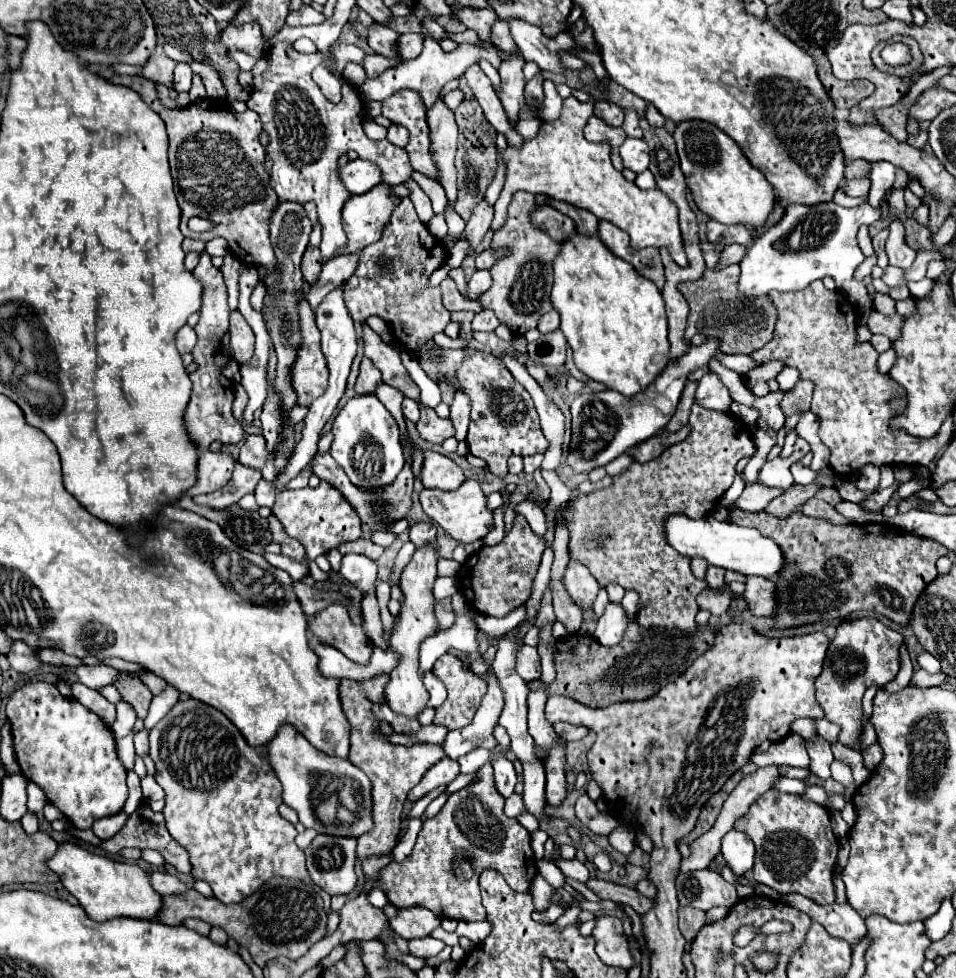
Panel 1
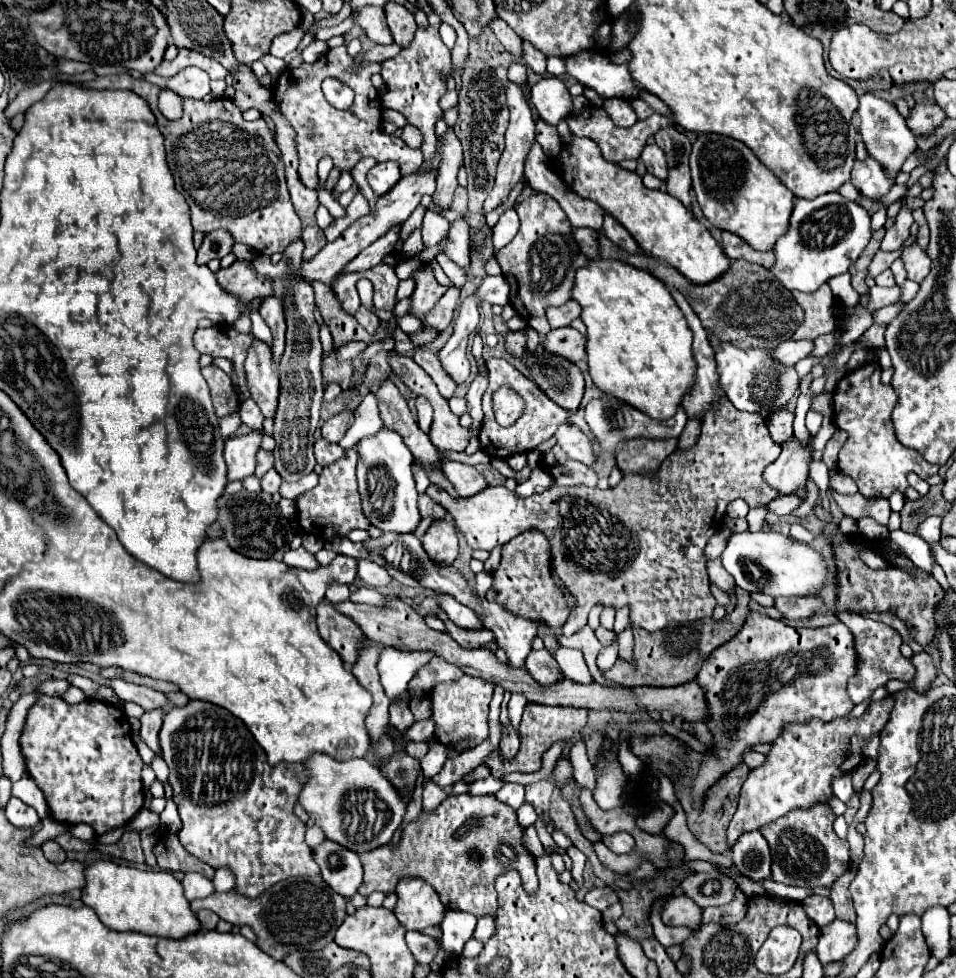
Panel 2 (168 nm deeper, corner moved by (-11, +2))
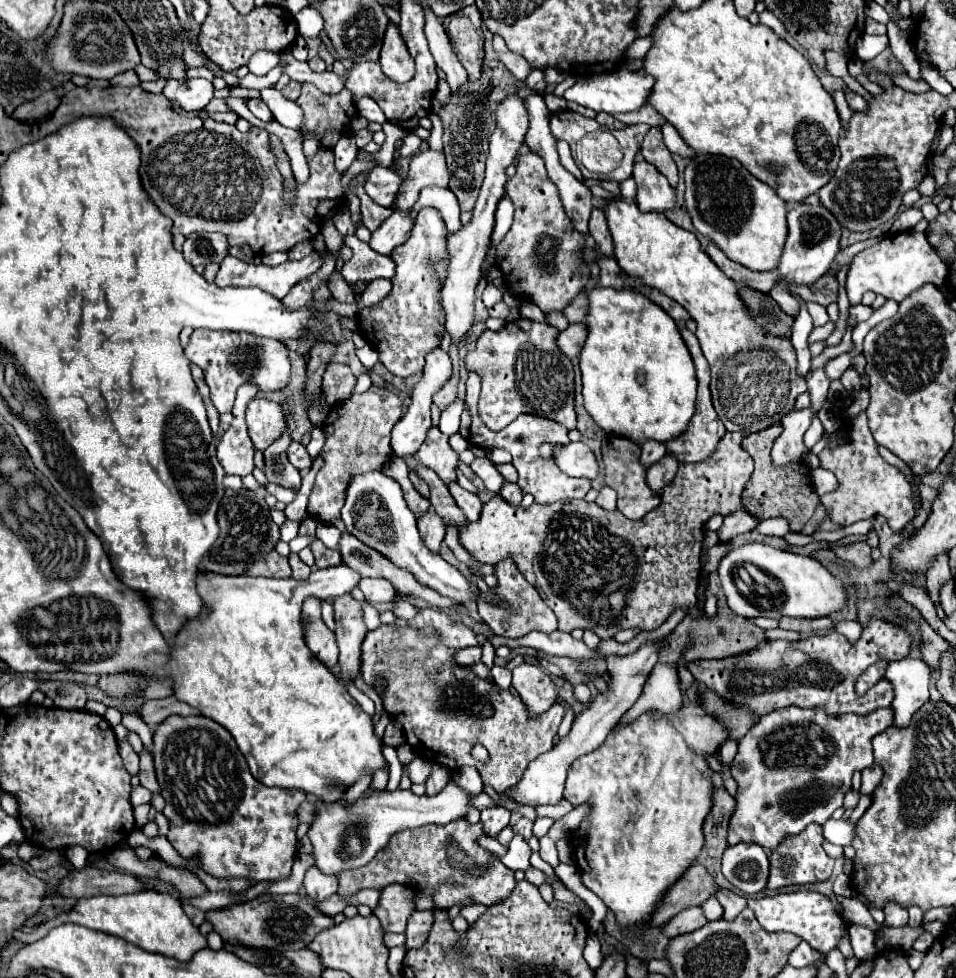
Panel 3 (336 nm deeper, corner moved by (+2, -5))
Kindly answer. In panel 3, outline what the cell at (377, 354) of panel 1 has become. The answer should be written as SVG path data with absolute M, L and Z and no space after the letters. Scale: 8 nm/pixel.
M431 426L425 438L425 444L417 450L417 458L421 464L437 472L437 476L447 484L457 480L457 452L449 444L449 436L445 436L437 426Z

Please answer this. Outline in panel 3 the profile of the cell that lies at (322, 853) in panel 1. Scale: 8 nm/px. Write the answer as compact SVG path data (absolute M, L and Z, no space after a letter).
M315 864L305 872L303 888L305 888L307 896L313 898L313 900L317 900L317 902L327 900L329 896L333 896L337 892L337 886L339 886L337 876L323 874Z

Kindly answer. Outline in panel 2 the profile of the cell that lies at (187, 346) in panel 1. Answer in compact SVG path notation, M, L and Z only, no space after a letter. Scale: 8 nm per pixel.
M218 325L208 329L198 329L194 335L194 345L200 353L208 353L212 357L224 357L234 363L232 385L236 389L240 403L250 399L244 359L248 355L248 349L252 347L252 341L254 341L252 333L238 333L236 329L232 329L232 337L230 337L230 329Z

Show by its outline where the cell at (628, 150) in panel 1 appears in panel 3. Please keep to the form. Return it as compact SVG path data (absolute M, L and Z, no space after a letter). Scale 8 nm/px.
M637 162L633 168L637 182L637 206L641 212L665 212L675 204L675 190L667 178L649 162Z

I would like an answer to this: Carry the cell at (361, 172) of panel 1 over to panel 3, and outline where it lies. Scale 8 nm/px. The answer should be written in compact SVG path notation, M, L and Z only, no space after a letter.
M375 166L367 174L365 182L365 192L381 206L393 206L395 194L401 186L401 176L395 170L389 170L385 166Z

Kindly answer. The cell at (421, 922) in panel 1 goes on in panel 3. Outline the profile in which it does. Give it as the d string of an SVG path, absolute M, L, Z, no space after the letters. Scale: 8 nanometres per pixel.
M391 884L381 890L381 900L373 914L381 920L385 932L405 932L409 916L415 910L415 890Z

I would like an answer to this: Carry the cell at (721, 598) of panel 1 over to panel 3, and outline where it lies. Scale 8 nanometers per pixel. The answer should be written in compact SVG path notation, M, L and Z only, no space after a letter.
M781 628L768 629L765 631L766 637L770 640L783 639L788 641L800 640L799 633Z

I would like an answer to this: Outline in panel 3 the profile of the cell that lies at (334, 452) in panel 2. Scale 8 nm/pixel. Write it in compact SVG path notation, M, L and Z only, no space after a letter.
M293 442L291 448L287 450L287 454L289 454L291 464L293 464L295 468L299 468L299 470L303 470L303 468L311 468L311 464L313 464L311 456L307 454L307 450L305 450L305 446L303 446L301 442Z

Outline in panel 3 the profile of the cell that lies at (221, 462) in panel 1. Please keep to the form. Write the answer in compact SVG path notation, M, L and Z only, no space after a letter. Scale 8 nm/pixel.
M245 382L237 390L237 400L233 408L233 424L231 428L221 436L219 446L217 446L217 458L227 474L237 474L237 476L247 476L255 468L253 464L253 442L247 434L247 424L245 424L245 408L247 402L257 394L257 384L255 382Z

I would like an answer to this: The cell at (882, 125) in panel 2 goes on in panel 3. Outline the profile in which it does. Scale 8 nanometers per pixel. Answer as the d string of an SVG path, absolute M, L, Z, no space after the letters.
M845 90L845 98L847 98L847 104L849 104L849 108L851 108L851 110L865 112L867 102L865 102L859 94L855 94L855 92L851 92L851 90Z

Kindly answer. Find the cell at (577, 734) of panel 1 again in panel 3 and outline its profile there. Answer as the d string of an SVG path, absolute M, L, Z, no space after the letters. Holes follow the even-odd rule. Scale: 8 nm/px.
M431 608L421 610L413 620L397 620L391 626L379 626L377 630L367 632L361 676L367 684L373 684L377 676L387 680L383 698L385 710L403 726L407 744L411 744L421 758L443 764L449 770L475 766L483 784L497 792L505 792L521 780L531 760L553 748L553 738L565 716L561 704L553 704L549 712L531 718L517 696L473 676L469 670L461 670L451 660L443 664L441 672L431 680L427 678L429 670L425 666L405 666L405 640L471 640L471 646L477 646L479 642L471 628L451 620L445 612ZM477 742L489 750L491 762L479 764L471 758L471 748Z

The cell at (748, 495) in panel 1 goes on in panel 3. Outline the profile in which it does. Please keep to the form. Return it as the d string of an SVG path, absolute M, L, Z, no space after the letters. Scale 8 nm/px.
M809 408L789 412L785 416L785 420L781 420L783 432L775 440L773 450L771 450L773 464L787 466L791 462L803 462L805 460L805 456L809 454L809 450L803 444L803 434L811 426L811 420L813 420L813 414L811 414Z

